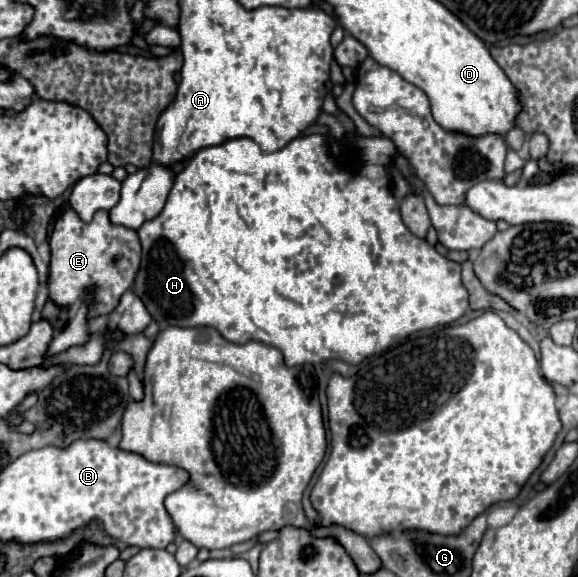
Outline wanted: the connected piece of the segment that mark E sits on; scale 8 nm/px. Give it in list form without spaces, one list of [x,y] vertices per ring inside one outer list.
[[[66,210],[54,224],[50,236],[50,298],[58,306],[72,306],[78,298],[90,300],[84,290],[98,286],[96,304],[90,310],[90,318],[96,314],[108,314],[116,308],[120,296],[132,286],[140,268],[140,240],[136,232],[128,232],[122,226],[114,226],[106,210],[98,210],[92,222],[84,224],[74,210]]]

